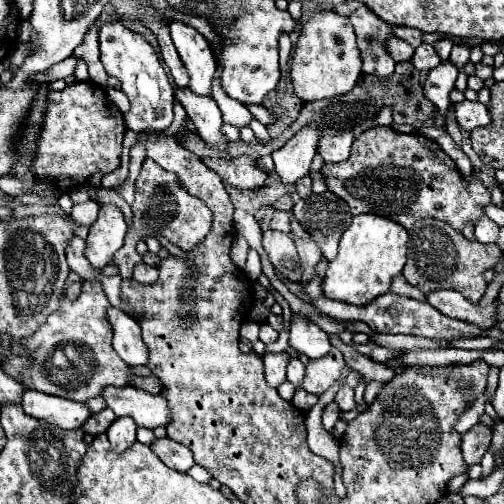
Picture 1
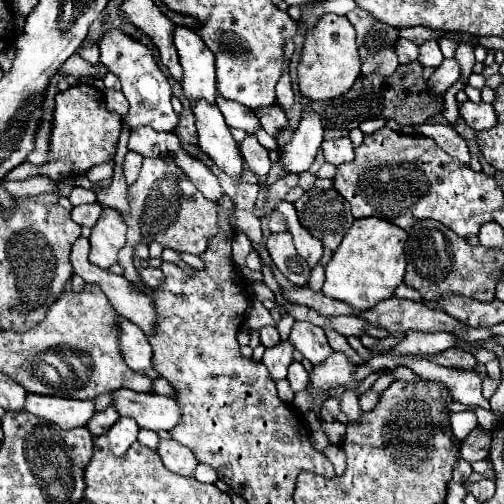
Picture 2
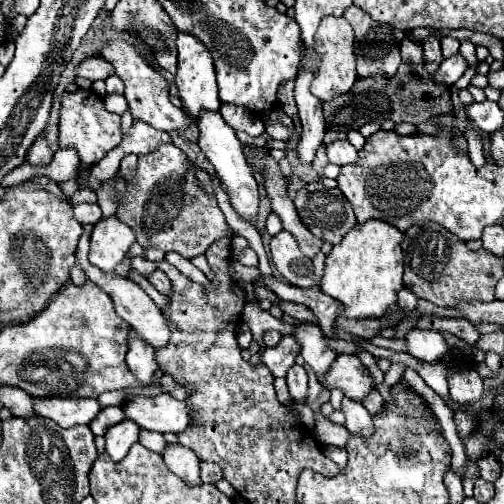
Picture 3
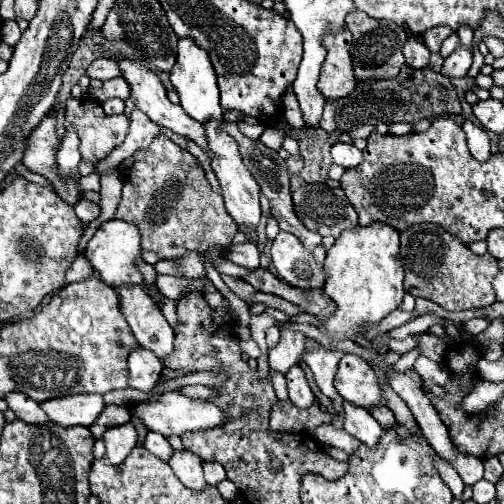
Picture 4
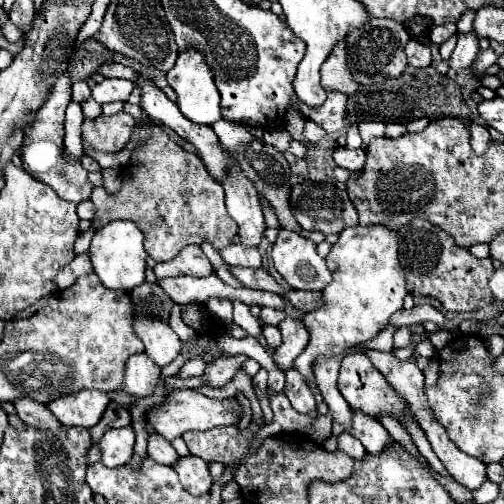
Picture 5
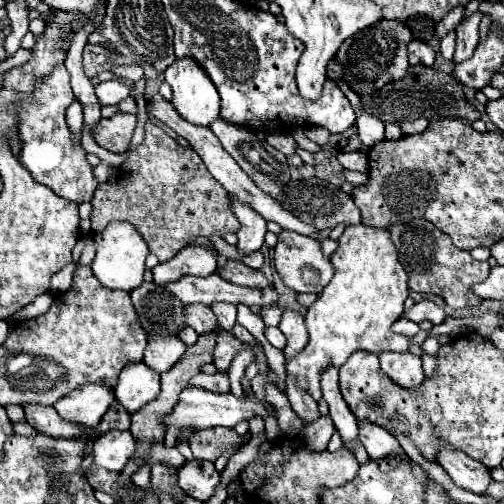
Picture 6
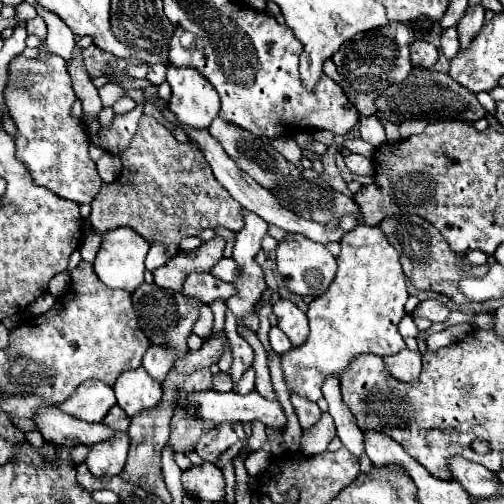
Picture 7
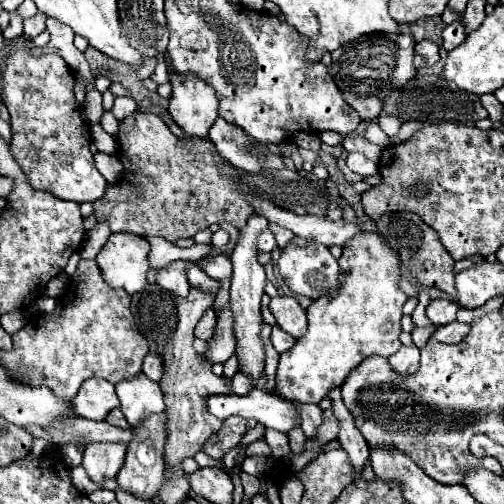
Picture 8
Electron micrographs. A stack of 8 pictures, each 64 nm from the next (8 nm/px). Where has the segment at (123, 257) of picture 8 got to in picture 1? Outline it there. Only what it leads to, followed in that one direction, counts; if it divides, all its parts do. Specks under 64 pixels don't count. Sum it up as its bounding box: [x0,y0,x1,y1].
[84,204,126,268]

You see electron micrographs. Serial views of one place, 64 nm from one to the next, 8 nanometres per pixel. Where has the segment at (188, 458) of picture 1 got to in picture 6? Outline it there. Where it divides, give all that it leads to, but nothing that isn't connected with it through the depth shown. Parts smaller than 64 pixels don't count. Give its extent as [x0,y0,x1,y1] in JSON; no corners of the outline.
[178,460,220,502]

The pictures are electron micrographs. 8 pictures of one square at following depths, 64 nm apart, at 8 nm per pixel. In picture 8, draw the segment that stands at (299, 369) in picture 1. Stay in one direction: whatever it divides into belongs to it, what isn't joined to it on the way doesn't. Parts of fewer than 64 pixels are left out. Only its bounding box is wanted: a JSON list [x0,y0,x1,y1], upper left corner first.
[300,404,322,438]

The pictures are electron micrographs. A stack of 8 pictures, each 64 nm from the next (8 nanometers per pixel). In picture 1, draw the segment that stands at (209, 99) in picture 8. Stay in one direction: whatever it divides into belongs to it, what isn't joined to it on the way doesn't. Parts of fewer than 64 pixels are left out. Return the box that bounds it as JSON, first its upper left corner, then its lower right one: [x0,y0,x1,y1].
[170,20,216,96]

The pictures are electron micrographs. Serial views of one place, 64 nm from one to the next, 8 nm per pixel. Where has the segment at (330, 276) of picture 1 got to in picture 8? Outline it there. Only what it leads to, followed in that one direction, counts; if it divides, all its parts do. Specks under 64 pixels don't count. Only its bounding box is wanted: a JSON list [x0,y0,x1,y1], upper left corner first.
[276,232,408,404]

